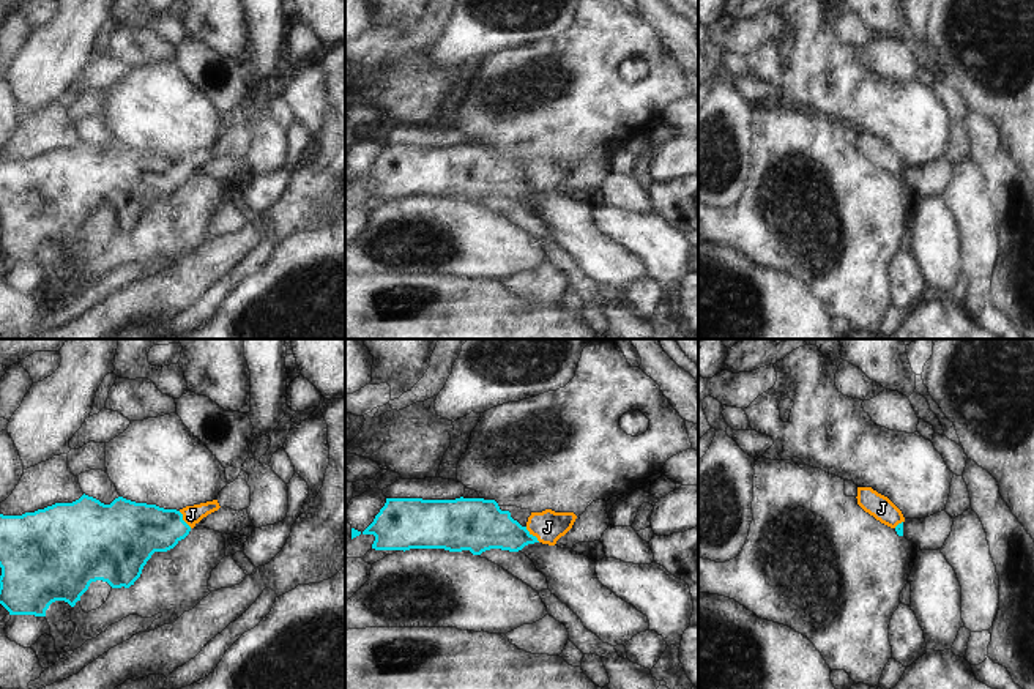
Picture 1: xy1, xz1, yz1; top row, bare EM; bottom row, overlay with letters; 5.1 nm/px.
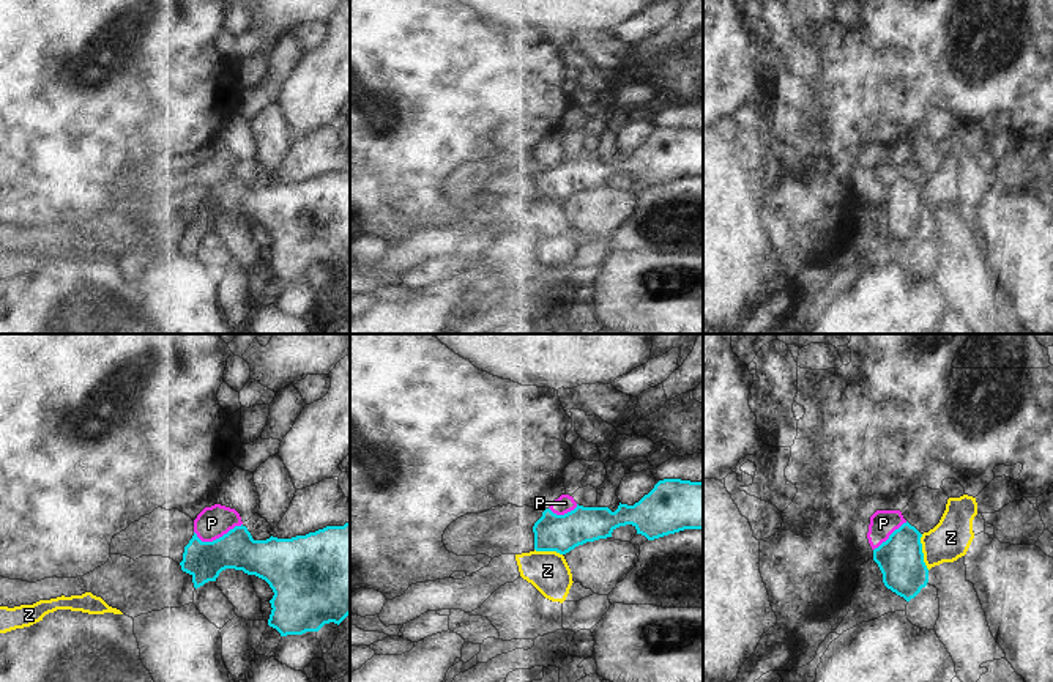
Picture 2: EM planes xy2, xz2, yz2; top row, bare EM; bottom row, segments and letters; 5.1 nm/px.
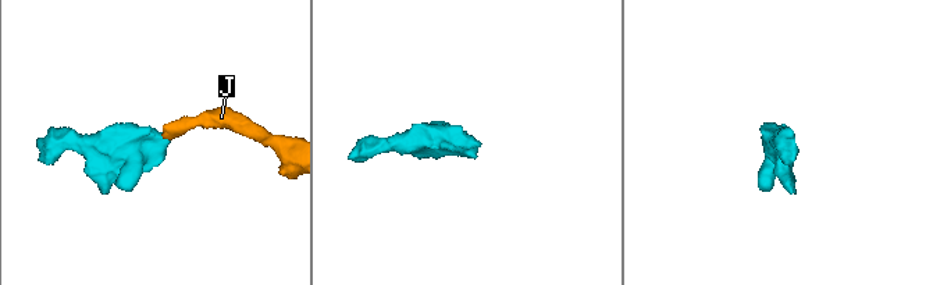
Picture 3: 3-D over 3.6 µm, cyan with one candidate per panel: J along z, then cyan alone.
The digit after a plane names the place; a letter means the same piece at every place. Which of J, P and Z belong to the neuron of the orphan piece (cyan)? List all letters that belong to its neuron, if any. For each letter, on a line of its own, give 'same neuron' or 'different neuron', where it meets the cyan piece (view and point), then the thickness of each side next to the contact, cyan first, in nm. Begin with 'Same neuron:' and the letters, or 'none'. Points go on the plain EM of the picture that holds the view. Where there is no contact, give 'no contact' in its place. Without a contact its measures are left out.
Same neuron: J
J: same neuron; meets cyan in xz1 at (531, 182); 240 nm thick on the cyan side, 160 nm on the other
P: different neuron; meets cyan in xy2 at (219, 185); 200 nm thick on the cyan side, 160 nm on the other
Z: different neuron; meets cyan in yz2 at (921, 199); 240 nm thick on the cyan side, 200 nm on the other

